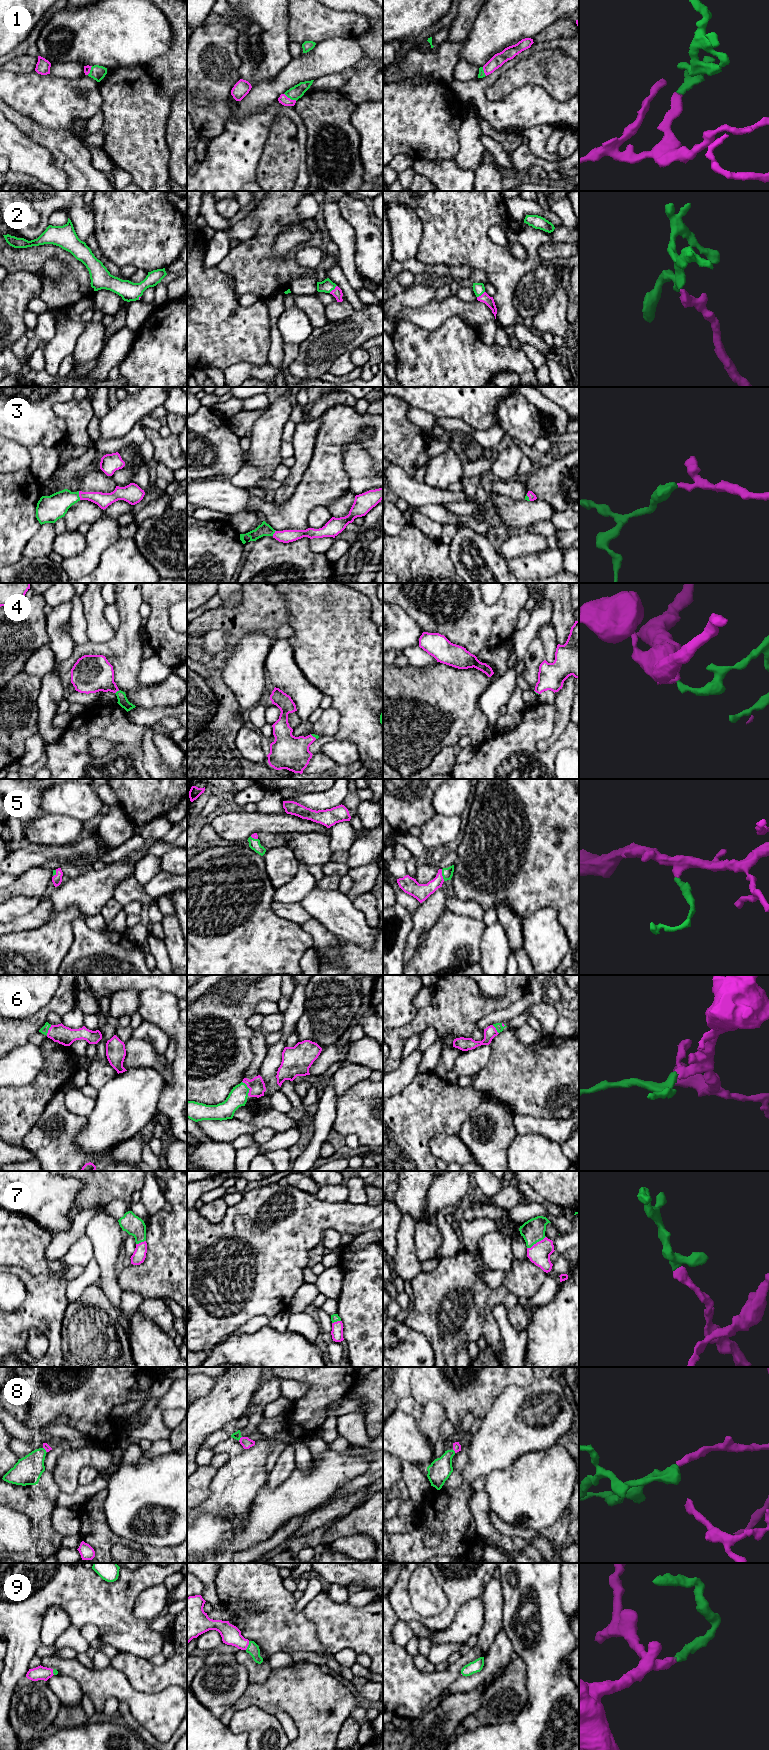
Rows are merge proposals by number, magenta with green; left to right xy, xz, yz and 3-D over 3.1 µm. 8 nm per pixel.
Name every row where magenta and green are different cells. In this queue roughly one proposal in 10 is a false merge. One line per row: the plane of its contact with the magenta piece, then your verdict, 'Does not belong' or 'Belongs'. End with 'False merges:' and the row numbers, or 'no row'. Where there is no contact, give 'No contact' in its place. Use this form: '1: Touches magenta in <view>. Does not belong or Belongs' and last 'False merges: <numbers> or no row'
1: Touches magenta in xz. Belongs
2: Touches magenta in xz. Belongs
3: Touches magenta in xy. Belongs
4: Touches magenta in xy. Belongs
5: Touches magenta in yz. Belongs
6: Touches magenta in xz. Belongs
7: Touches magenta in yz. Belongs
8: Touches magenta in xz. Belongs
9: Touches magenta in xz. Belongs
False merges: no row

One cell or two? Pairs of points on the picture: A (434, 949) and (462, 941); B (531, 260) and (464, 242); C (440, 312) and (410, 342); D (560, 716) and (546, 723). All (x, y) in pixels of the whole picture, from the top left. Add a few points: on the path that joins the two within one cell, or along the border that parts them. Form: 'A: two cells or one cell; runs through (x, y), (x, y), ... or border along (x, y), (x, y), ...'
A: one cell; runs through (441, 949), (445, 949), (455, 941)
B: one cell; runs through (514, 264), (499, 264), (481, 253)
C: two cells; border along (401, 319), (409, 319), (431, 330), (445, 320)
D: two cells; border along (553, 704), (554, 729), (544, 740)

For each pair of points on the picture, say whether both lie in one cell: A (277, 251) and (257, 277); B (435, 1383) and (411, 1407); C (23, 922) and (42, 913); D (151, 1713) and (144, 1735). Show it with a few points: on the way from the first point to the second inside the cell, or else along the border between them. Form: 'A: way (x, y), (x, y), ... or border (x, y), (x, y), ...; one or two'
A: border (278, 234), (271, 255), (282, 260); two
B: border (410, 1395), (422, 1406); two
C: way (28, 921), (37, 917); one
D: border (130, 1711), (131, 1715), (156, 1739); two

